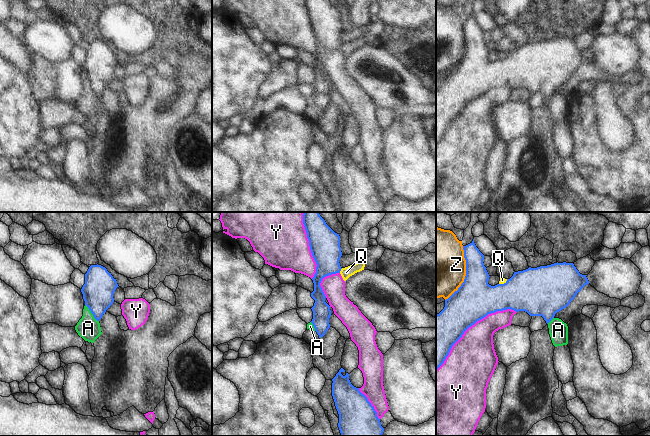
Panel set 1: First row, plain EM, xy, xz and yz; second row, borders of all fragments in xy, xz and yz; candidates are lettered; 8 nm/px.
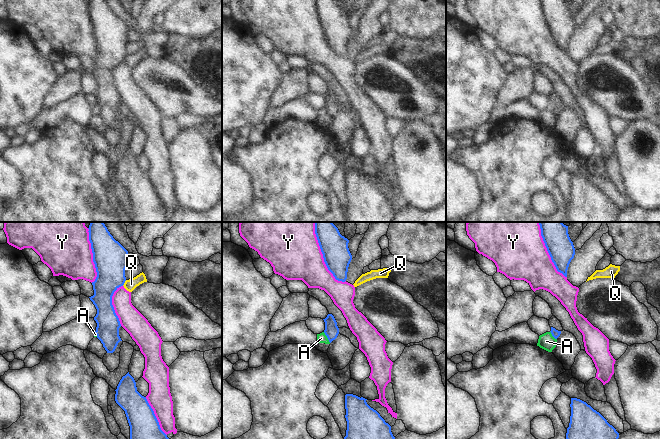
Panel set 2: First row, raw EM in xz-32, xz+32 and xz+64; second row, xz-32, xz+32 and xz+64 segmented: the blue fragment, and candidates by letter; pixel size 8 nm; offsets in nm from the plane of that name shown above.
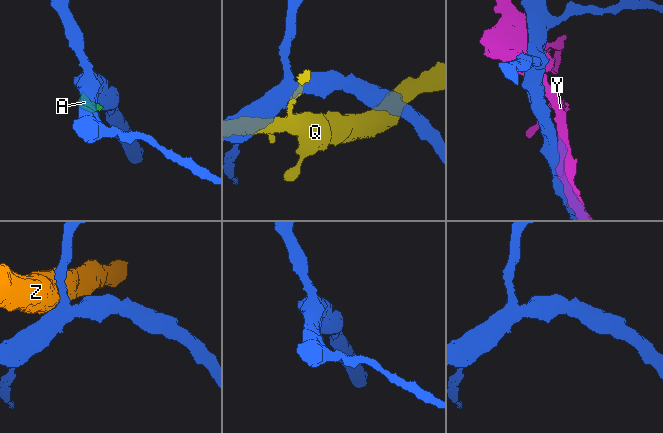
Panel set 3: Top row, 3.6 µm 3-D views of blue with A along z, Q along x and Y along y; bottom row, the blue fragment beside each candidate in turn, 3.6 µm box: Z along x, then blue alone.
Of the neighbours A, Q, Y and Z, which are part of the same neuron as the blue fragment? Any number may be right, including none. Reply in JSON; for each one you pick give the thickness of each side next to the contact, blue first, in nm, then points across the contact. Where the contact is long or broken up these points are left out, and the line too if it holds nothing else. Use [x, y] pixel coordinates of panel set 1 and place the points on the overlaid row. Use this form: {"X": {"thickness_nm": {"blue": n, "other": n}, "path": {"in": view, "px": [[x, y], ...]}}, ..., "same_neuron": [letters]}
{"same_neuron": []}

